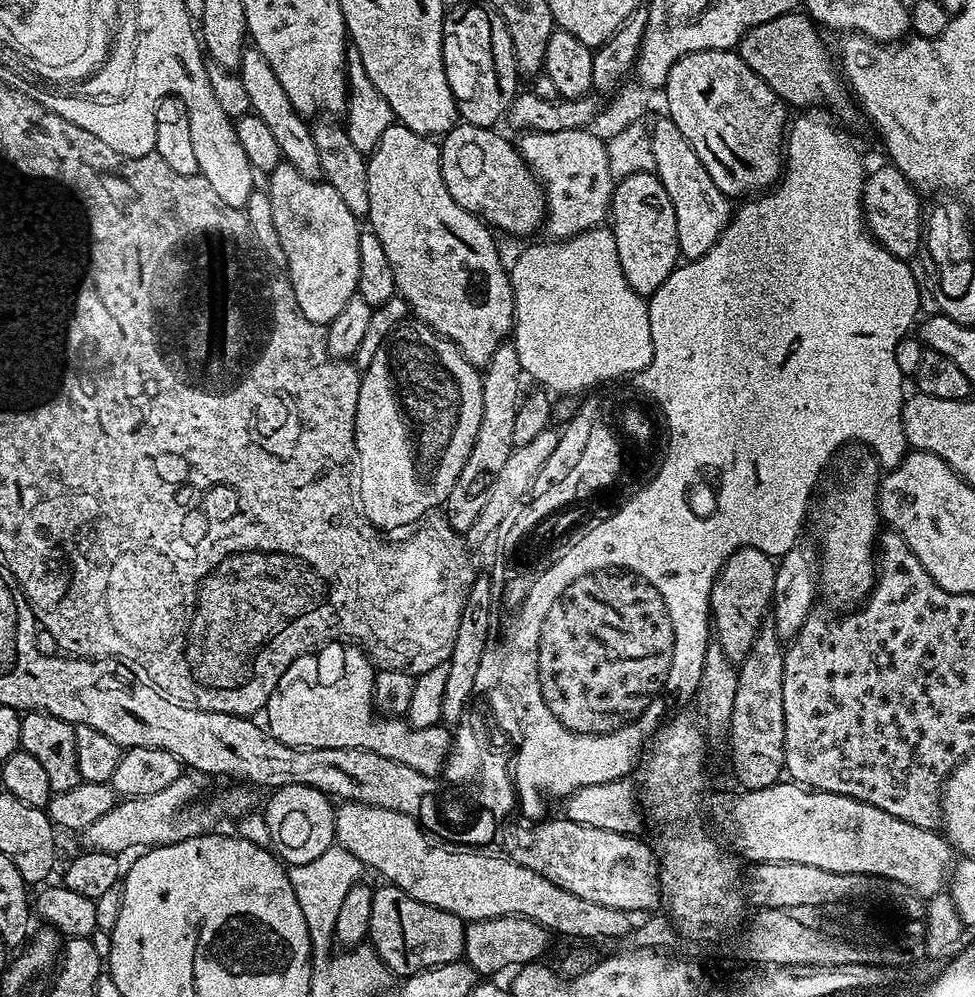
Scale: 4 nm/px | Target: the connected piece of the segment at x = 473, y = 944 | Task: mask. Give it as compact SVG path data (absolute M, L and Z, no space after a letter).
M499 916L498 918L486 918L485 920L473 920L464 926L464 955L469 966L476 971L477 977L492 978L495 972L503 968L509 970L517 966L530 964L541 959L540 956L548 948L550 933L525 916Z

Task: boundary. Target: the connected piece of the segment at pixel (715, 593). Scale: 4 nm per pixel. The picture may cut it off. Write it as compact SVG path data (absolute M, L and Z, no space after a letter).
M740 548L722 566L722 570L716 576L712 584L712 611L710 624L714 629L714 640L721 644L728 659L733 662L744 660L750 654L750 646L754 646L754 634L758 634L760 624L770 612L772 591L774 590L774 574L776 564L769 553L753 548Z

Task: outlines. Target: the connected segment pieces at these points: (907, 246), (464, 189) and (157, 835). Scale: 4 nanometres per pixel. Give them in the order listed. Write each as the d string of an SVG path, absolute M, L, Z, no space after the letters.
M884 162L881 168L876 168L867 173L864 181L864 219L868 221L868 231L872 233L872 239L894 254L900 260L911 261L912 255L920 248L920 236L922 240L922 212L920 216L921 193L915 184L911 184L902 174L902 170L895 168L891 162Z
M463 122L445 132L440 144L440 165L442 166L442 178L446 182L446 190L450 190L450 198L458 202L467 212L479 216L485 224L493 229L501 228L512 236L528 236L531 232L541 231L546 220L544 206L544 190L539 180L532 173L528 163L520 156L519 147L512 144L504 136L499 136L499 131L482 126L474 126Z
M182 774L166 790L158 790L158 794L134 796L121 799L98 822L90 822L82 833L83 847L94 852L110 852L121 854L131 848L147 850L159 848L161 844L176 844L180 840L188 840L191 836L201 835L208 824L208 808L200 804L197 808L188 808L188 803L200 792L197 777Z

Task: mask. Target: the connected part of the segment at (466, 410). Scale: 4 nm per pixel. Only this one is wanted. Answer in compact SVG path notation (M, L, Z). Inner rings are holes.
M405 322L397 326L397 328L394 329L382 343L380 343L380 349L374 354L370 366L363 369L360 377L360 389L358 390L358 410L356 411L356 455L354 457L354 468L356 464L357 469L355 468L355 471L358 473L358 504L362 509L363 515L366 517L367 523L377 530L385 530L384 528L404 528L407 524L413 523L412 525L415 525L417 522L420 522L415 522L415 520L420 520L427 512L432 512L435 508L437 511L437 509L443 506L448 500L448 495L454 486L454 482L458 482L458 474L462 474L462 466L466 466L466 458L470 458L470 450L474 446L474 438L478 434L478 426L482 426L482 376L478 371L477 365L471 364L469 360L456 349L455 344L452 344L449 340L439 336L434 329L427 328L427 326L422 323Z

